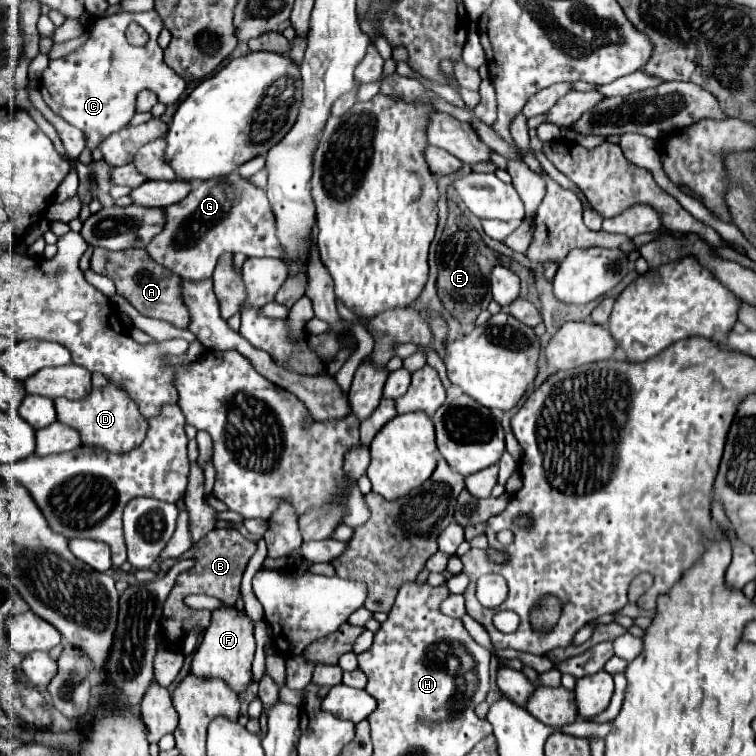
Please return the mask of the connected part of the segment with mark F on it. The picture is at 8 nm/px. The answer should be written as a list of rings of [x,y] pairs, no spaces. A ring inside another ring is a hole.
[[[224,607],[224,609],[212,613],[210,627],[204,631],[202,641],[200,641],[198,649],[194,651],[190,673],[194,677],[202,677],[202,679],[210,679],[210,677],[222,679],[234,693],[242,695],[242,693],[246,693],[246,689],[252,681],[254,649],[256,649],[254,627],[252,627],[250,619],[246,615],[240,615],[234,607]]]

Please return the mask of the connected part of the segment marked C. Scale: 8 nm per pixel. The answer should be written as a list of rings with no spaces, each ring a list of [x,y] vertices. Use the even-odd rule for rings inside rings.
[[[150,10],[148,12],[131,13],[126,12],[118,13],[114,17],[100,17],[92,23],[90,27],[90,33],[88,33],[88,39],[86,43],[68,53],[66,57],[60,57],[60,59],[52,59],[48,63],[48,67],[44,69],[42,77],[40,77],[40,93],[46,101],[46,105],[56,113],[60,115],[66,123],[74,125],[76,129],[80,129],[84,133],[84,139],[86,139],[86,149],[94,151],[98,147],[100,141],[104,141],[108,135],[124,129],[130,119],[136,115],[136,97],[142,89],[152,89],[160,101],[164,105],[172,105],[180,99],[180,95],[184,93],[186,89],[186,81],[182,77],[178,77],[162,59],[162,49],[160,45],[156,43],[158,39],[158,33],[162,31],[162,19],[160,19],[156,11]],[[136,21],[138,25],[142,25],[146,29],[146,33],[150,35],[148,43],[144,47],[134,47],[128,43],[126,39],[126,27]]]

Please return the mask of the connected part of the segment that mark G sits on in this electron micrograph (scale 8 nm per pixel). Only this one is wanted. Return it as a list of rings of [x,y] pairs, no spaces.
[[[238,173],[196,183],[188,197],[164,209],[164,217],[166,225],[162,233],[146,245],[146,253],[158,265],[164,265],[186,281],[196,283],[212,277],[222,253],[244,253],[246,257],[280,257],[282,253],[266,193]]]

